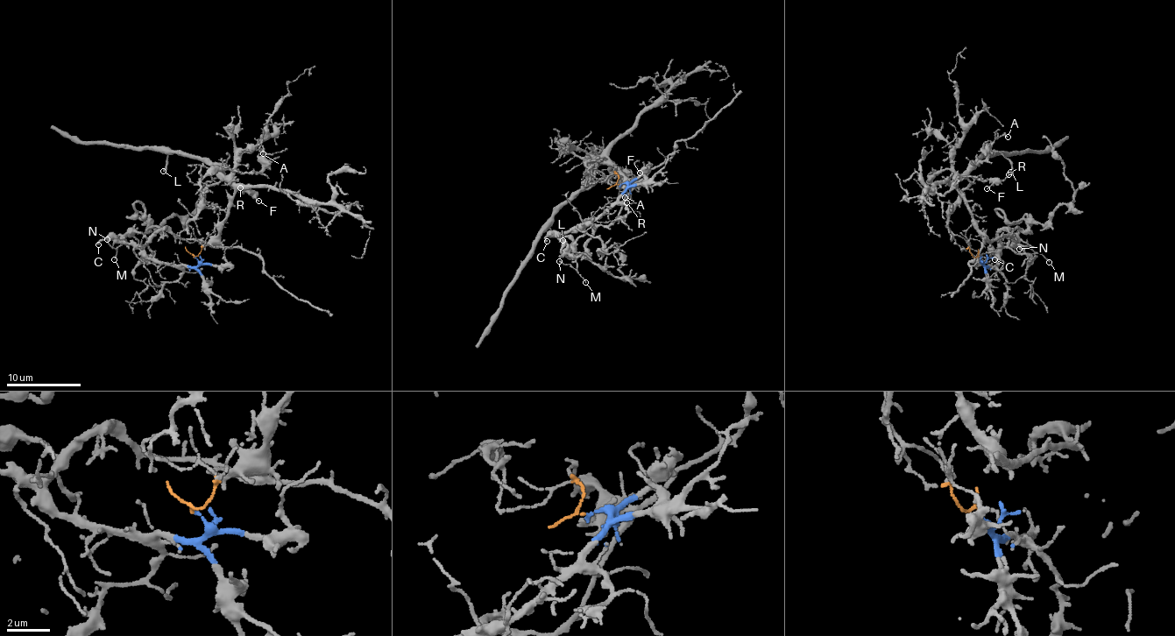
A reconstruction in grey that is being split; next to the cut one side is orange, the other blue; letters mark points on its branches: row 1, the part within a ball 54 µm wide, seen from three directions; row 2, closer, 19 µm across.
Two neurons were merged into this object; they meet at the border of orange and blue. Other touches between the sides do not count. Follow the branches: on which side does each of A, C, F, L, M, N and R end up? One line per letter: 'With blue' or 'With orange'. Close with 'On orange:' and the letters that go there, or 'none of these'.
A: With orange
C: With blue
F: With orange
L: With orange
M: With blue
N: With blue
R: With orange
On orange: A, F, L, R

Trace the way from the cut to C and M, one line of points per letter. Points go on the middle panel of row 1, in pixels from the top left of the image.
C: (620, 185), (625, 185), (626, 191), (602, 214), (573, 230), (548, 235), (548, 241)
M: (620, 185), (625, 185), (626, 191), (602, 214), (582, 224), (582, 236), (569, 256), (585, 282)

